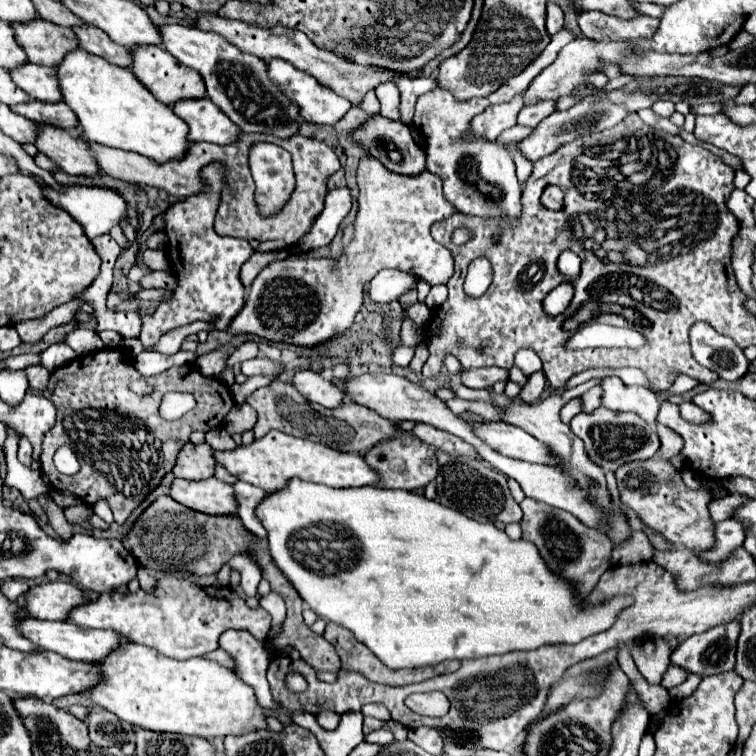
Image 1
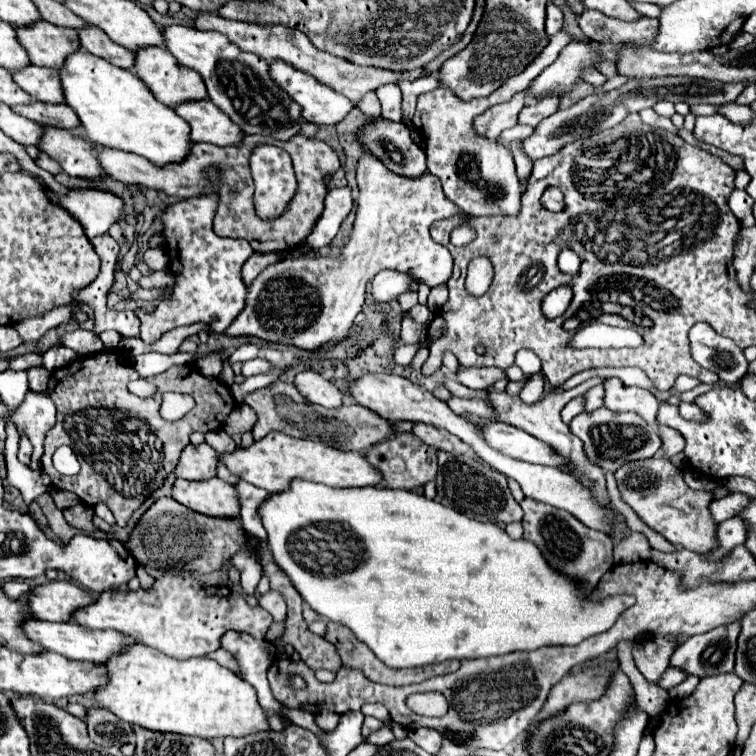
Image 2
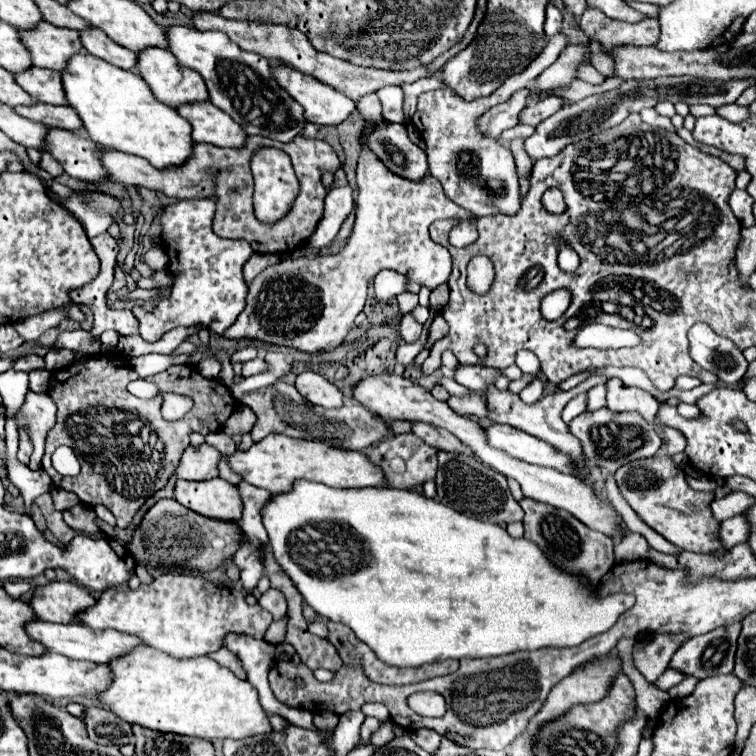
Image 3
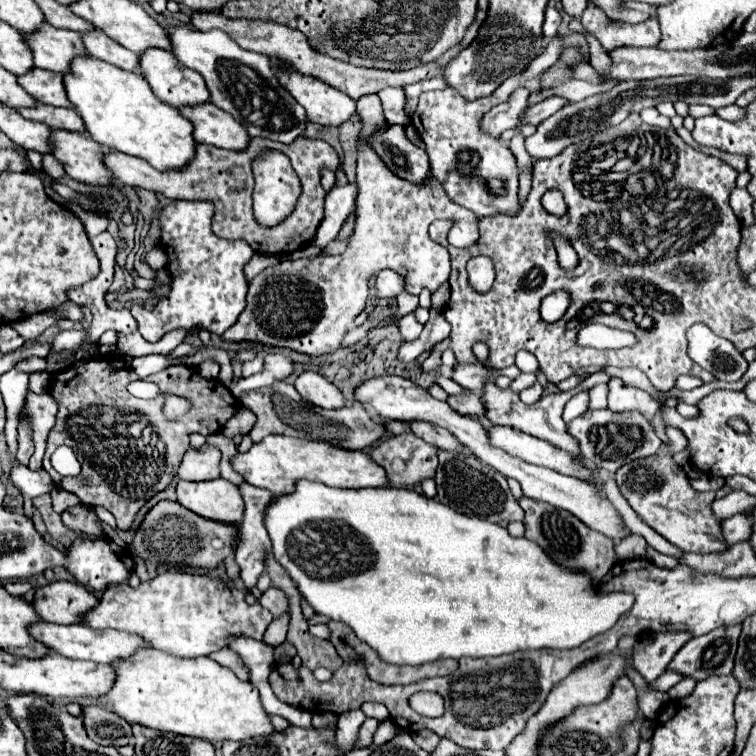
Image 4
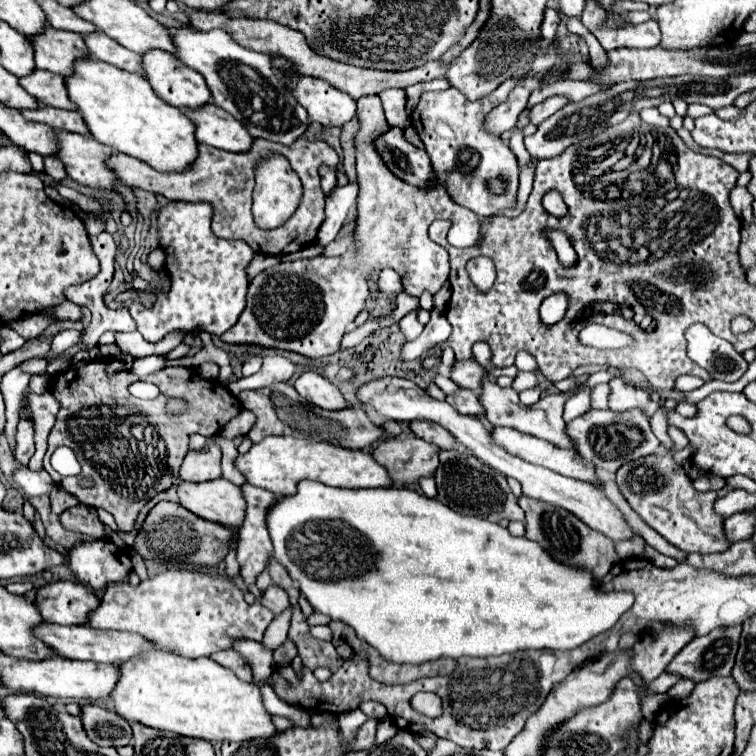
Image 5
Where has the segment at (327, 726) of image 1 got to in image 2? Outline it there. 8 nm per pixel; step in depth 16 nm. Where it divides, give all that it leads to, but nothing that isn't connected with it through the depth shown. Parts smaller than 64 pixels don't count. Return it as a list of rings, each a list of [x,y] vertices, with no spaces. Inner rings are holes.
[[[324,710],[324,712],[318,712],[318,714],[314,716],[314,722],[316,722],[322,730],[334,730],[334,728],[338,726],[338,714]]]

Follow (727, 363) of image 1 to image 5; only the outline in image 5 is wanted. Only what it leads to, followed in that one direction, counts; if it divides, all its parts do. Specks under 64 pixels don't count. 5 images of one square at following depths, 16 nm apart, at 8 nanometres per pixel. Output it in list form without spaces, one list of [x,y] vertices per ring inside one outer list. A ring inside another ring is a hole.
[[[692,324],[686,330],[688,358],[708,370],[714,380],[736,382],[748,368],[742,354],[734,346],[710,332],[704,324]]]

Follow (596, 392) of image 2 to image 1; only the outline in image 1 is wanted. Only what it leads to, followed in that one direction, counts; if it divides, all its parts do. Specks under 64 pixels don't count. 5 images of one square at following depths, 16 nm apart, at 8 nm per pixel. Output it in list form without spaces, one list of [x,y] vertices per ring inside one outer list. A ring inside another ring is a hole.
[[[594,386],[592,390],[588,390],[588,392],[582,396],[584,412],[592,412],[592,410],[600,408],[600,394],[602,394],[602,388],[600,388],[600,386]]]

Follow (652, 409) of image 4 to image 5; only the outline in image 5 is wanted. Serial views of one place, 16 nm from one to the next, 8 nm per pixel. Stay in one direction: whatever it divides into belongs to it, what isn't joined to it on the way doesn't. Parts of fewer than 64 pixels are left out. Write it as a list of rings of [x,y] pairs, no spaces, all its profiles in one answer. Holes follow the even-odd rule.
[[[614,378],[610,382],[610,388],[612,388],[610,410],[614,410],[614,412],[624,412],[630,408],[642,408],[652,418],[652,414],[660,407],[657,401],[650,398],[650,394],[646,390],[632,388],[632,386],[624,384],[622,378]]]

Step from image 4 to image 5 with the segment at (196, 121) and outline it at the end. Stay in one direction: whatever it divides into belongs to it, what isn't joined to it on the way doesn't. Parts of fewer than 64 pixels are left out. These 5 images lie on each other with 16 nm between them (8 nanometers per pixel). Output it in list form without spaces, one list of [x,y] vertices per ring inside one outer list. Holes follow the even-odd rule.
[[[208,104],[198,110],[184,110],[184,114],[194,120],[196,138],[200,140],[200,144],[228,152],[248,152],[252,148],[254,138],[250,136],[250,132],[222,108]]]

